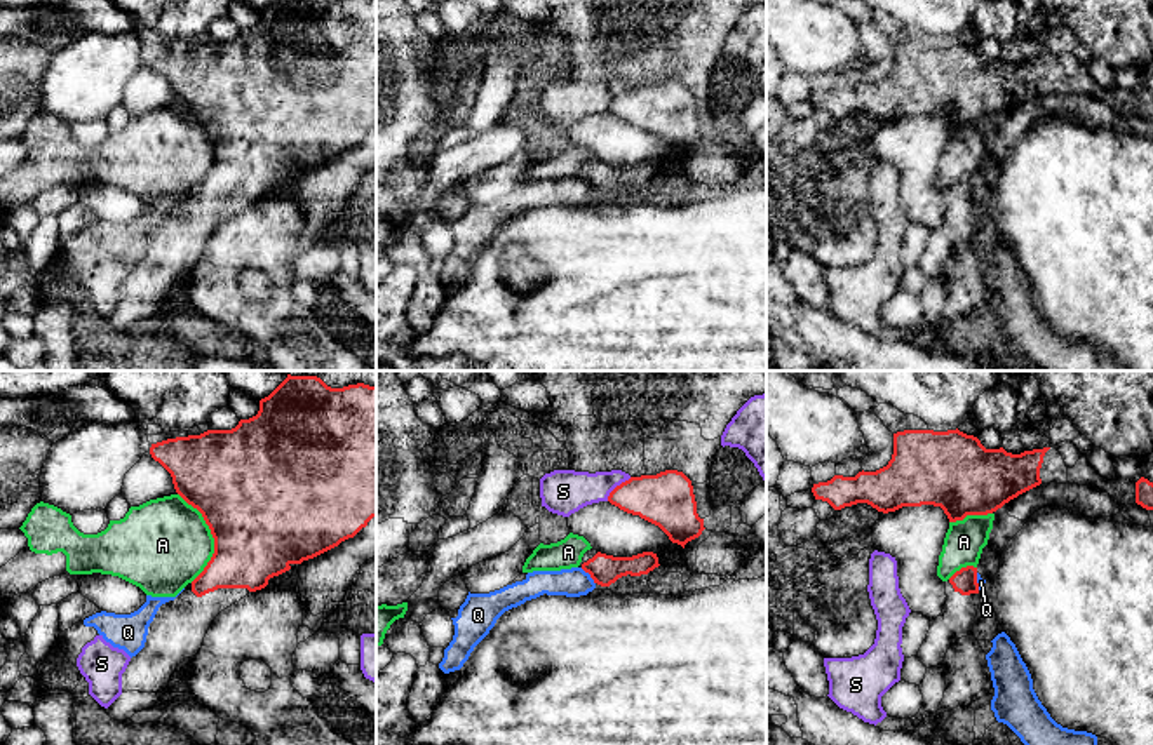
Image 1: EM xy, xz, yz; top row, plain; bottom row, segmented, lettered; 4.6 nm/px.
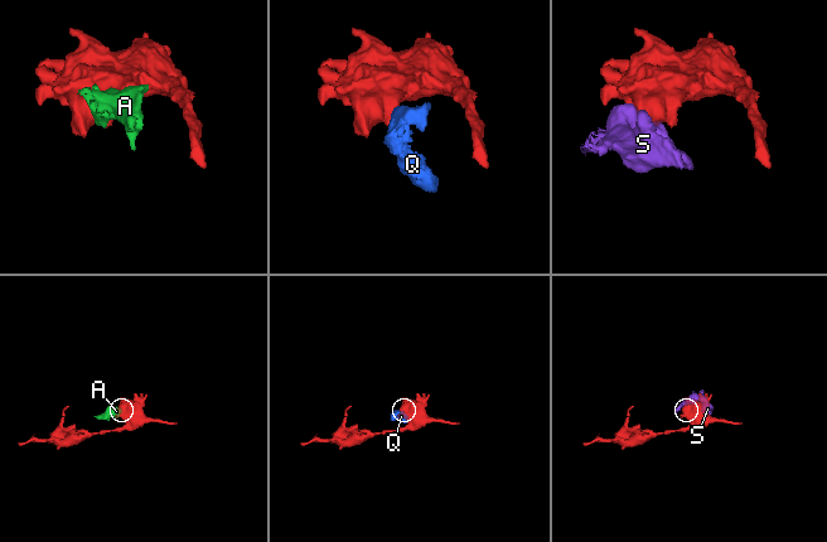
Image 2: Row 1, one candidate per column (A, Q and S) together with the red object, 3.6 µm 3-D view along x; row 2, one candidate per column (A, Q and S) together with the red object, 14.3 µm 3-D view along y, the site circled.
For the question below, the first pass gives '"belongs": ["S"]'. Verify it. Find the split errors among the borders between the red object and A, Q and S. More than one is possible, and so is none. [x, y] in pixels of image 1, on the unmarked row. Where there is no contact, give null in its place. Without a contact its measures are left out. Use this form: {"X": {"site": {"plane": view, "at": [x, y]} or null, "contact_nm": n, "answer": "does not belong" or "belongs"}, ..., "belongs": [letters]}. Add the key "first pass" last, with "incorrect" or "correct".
{"A": {"site": {"plane": "xy", "at": [213, 147]}, "contact_nm": 420, "answer": "does not belong"}, "Q": {"site": {"plane": "xz", "at": [589, 183]}, "contact_nm": 100, "answer": "does not belong"}, "S": {"site": {"plane": "xz", "at": [617, 96]}, "contact_nm": 160, "answer": "does not belong"}, "belongs": [], "first pass": "incorrect"}

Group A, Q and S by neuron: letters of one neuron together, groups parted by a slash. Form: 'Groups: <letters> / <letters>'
Groups: A / Q S

